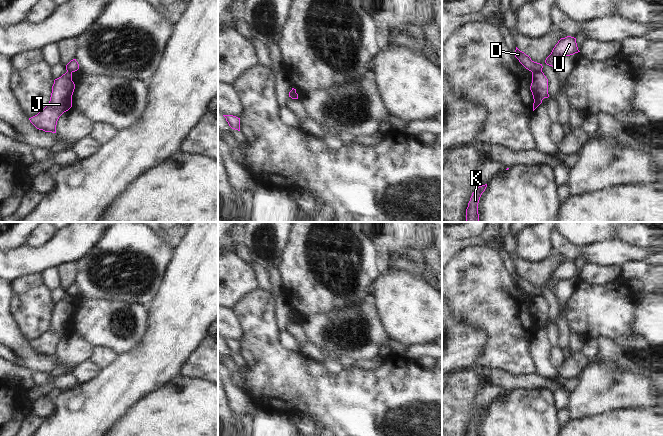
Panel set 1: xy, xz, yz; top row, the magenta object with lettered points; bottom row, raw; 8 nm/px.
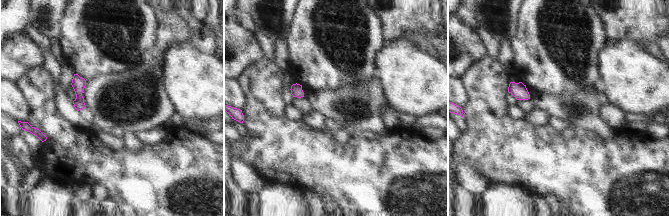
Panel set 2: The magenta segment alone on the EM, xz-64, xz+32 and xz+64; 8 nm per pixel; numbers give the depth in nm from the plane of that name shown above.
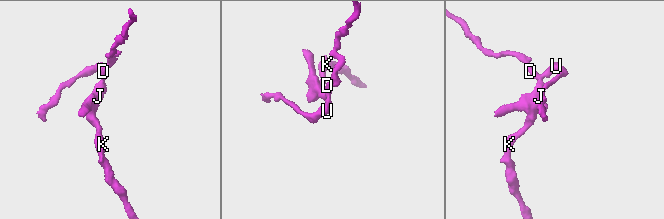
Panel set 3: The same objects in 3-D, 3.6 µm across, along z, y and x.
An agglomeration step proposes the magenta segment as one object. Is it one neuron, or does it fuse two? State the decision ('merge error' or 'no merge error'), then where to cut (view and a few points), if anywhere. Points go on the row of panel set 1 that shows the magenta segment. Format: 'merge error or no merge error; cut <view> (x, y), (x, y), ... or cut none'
merge error; cut yz (541, 71), (534, 71), (532, 73)

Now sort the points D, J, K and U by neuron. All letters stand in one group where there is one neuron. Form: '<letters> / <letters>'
D U / J K

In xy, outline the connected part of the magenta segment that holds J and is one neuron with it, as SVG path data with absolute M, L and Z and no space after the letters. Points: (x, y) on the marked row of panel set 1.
M71 72L55 79L48 105L37 115L29 118L30 122L39 130L56 133L59 117L72 107L74 89Z

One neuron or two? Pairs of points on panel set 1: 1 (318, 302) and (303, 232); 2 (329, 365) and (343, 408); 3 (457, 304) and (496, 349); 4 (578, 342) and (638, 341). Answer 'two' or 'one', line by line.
1: one
2: two
3: one
4: two

